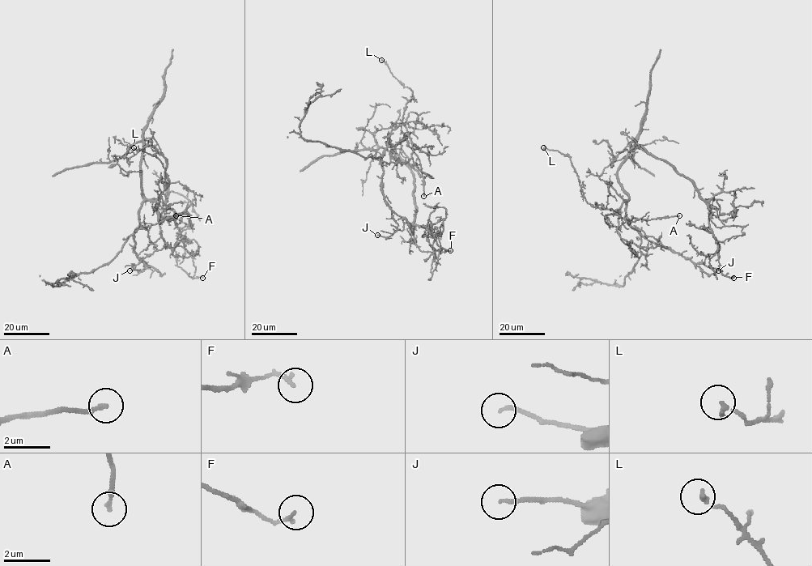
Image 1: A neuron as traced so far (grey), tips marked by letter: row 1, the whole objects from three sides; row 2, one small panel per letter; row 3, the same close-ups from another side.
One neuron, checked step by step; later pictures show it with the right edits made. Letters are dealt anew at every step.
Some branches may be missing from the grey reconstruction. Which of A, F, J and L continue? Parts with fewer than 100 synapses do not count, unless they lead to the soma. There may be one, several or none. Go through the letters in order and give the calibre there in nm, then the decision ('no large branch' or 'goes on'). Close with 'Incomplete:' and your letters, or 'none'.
A: 190 nm thick; no large branch
F: 160 nm thick; no large branch
J: 150 nm thick; no large branch
L: 200 nm thick; no large branch
Incomplete: none

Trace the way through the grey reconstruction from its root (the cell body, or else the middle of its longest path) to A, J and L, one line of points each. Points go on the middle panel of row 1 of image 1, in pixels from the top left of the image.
A: (388, 135), (393, 145), (398, 144), (406, 137), (408, 146), (419, 162), (423, 196)
J: (388, 135), (391, 145), (387, 142), (381, 158), (382, 191), (397, 227), (388, 236), (377, 235)
L: (388, 135), (393, 145), (403, 140), (401, 124), (404, 108), (414, 96), (411, 90), (395, 78), (381, 60)

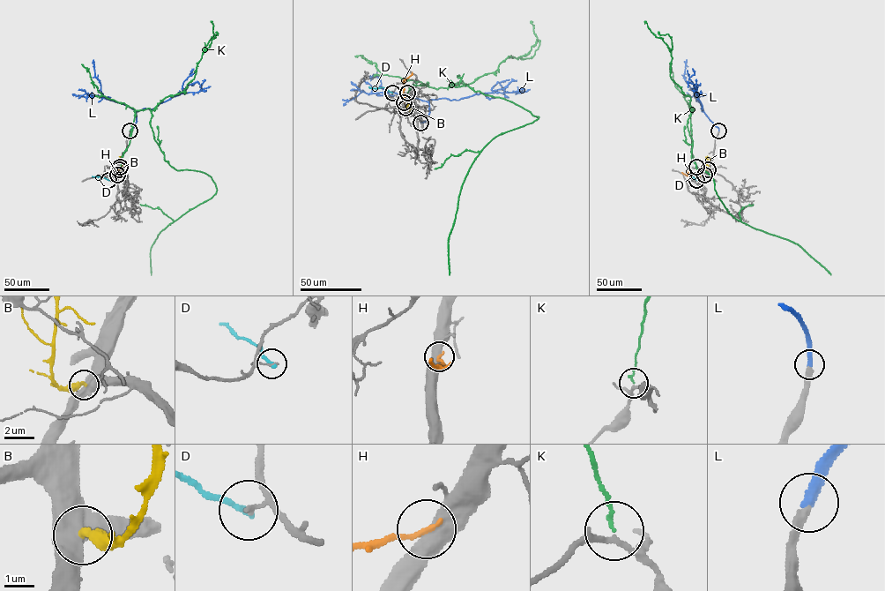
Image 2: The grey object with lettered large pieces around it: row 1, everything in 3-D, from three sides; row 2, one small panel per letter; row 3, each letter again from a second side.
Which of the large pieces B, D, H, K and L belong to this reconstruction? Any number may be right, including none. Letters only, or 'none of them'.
L

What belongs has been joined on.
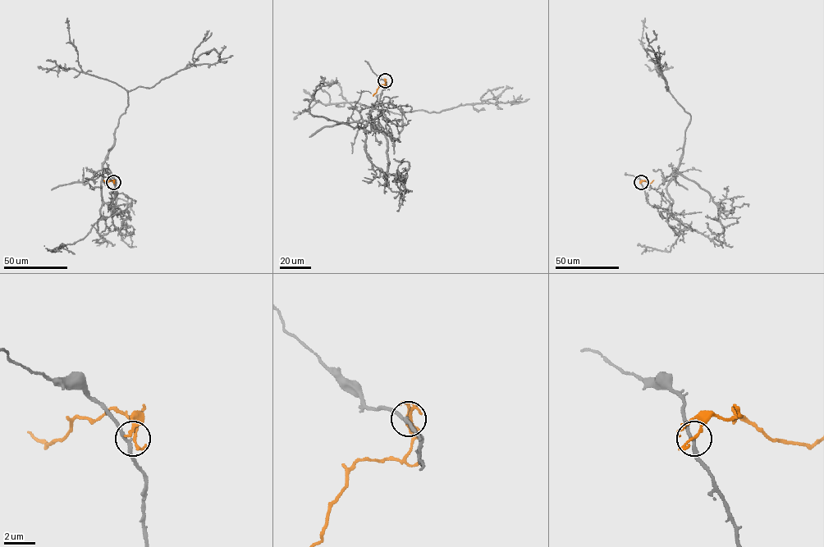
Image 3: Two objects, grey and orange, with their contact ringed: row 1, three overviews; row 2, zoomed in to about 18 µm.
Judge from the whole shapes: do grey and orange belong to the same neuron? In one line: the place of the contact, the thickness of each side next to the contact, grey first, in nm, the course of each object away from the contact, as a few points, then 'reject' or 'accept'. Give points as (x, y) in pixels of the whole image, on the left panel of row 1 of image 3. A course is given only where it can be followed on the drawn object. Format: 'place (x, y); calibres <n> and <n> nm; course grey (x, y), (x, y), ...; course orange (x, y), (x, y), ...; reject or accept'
place (113, 182); calibres 200 and 120 nm; course grey (113, 182), (110, 209), (102, 197), (102, 163), (128, 106), (128, 91), (152, 87), (191, 66), (209, 30); course orange (113, 182), (112, 180), (106, 183), (103, 180); reject

